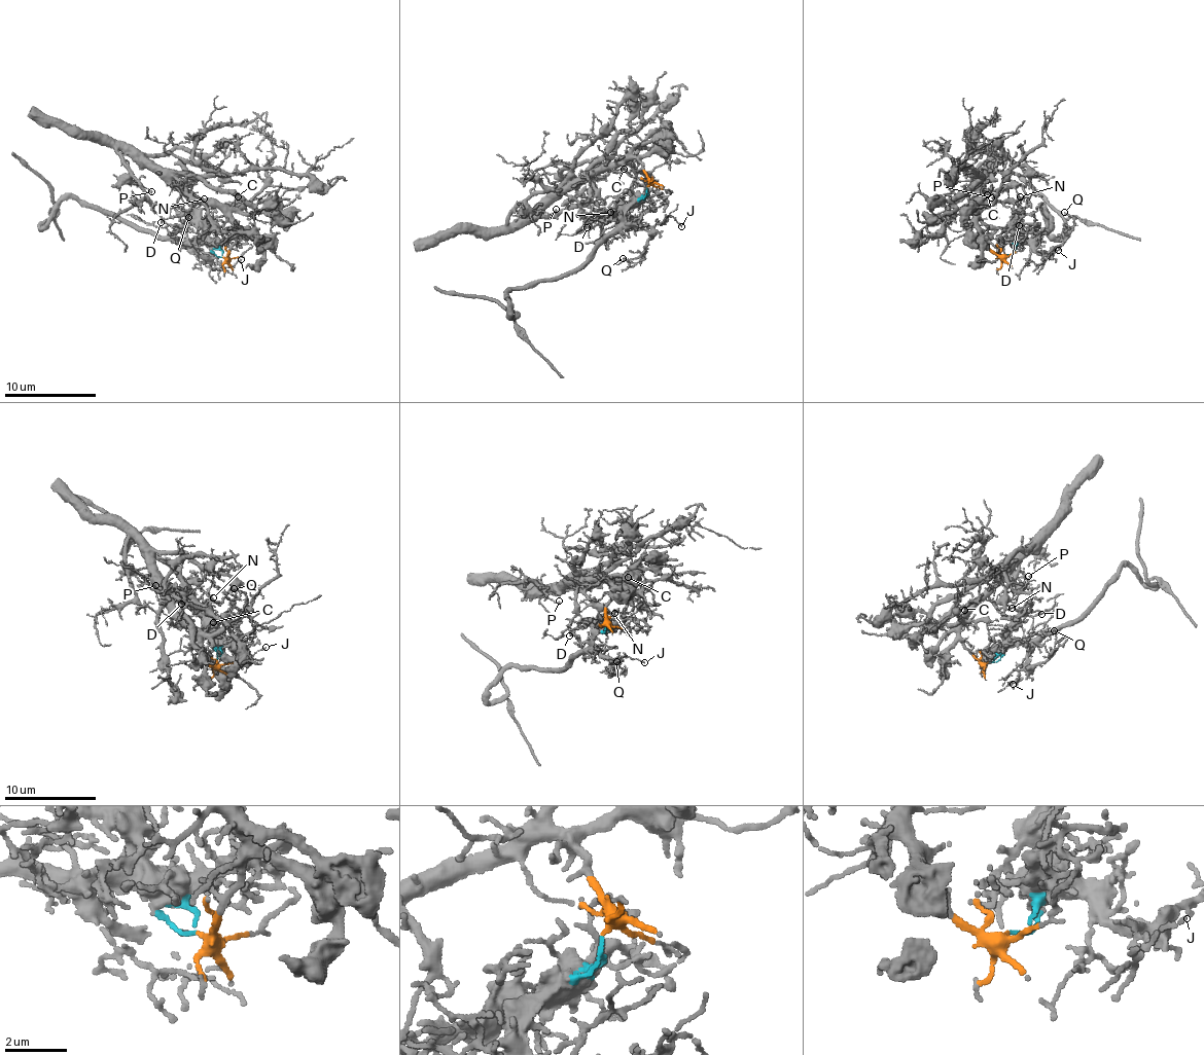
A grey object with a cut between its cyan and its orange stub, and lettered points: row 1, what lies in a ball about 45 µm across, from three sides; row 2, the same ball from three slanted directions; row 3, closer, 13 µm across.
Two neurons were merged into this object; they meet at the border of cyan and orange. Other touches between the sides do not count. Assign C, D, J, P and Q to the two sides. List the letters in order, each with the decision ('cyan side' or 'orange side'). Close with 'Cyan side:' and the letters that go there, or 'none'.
C: orange side
D: cyan side
J: cyan side
P: orange side
Q: cyan side
Cyan side: D, J, Q

